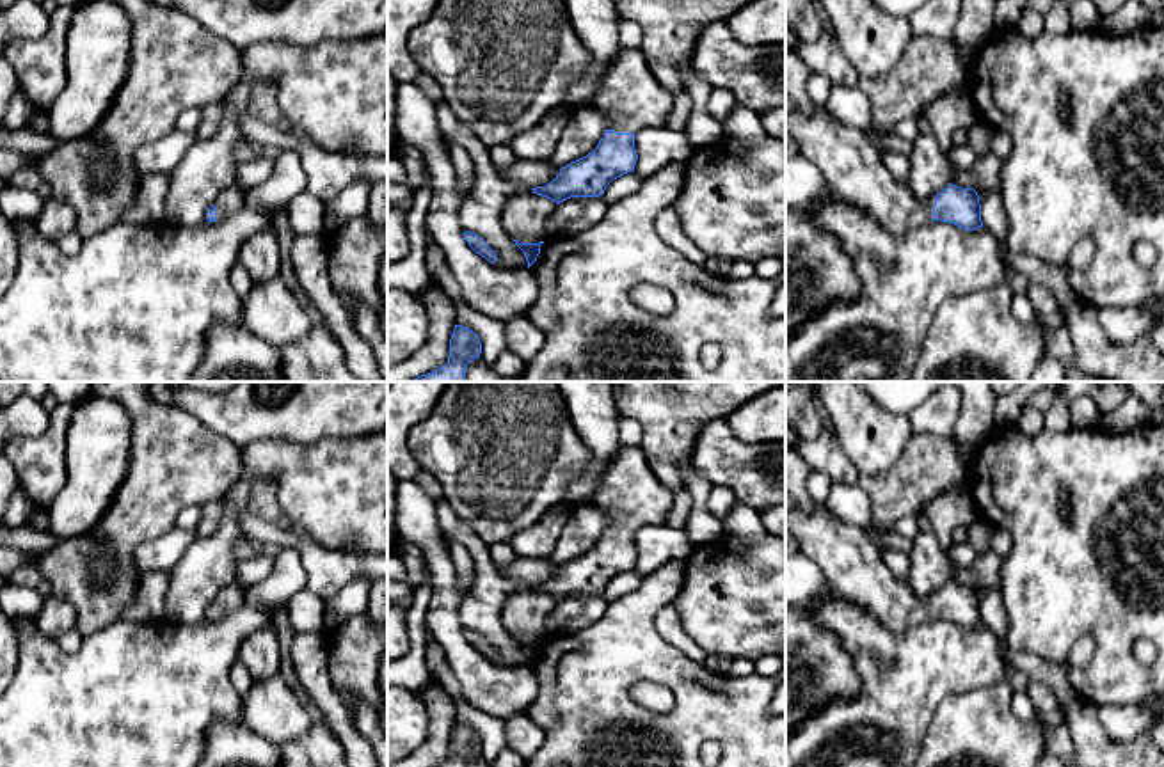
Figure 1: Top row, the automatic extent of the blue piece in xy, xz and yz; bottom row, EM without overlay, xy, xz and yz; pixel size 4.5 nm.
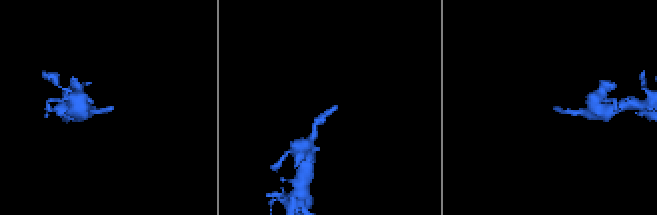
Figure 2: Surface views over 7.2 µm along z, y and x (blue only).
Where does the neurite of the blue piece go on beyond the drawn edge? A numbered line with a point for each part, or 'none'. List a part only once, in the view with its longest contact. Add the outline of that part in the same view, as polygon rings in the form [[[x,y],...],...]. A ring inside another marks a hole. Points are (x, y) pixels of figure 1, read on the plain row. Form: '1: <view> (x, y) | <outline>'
1: xz (629, 494) | [[[620,444],[602,474],[592,504],[610,518],[608,527],[636,531],[647,524],[665,524],[674,492],[650,470],[640,446]]]

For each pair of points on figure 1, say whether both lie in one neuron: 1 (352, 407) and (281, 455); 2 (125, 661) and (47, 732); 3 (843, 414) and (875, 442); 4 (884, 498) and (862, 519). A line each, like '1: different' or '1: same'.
1: different
2: same
3: same
4: different

